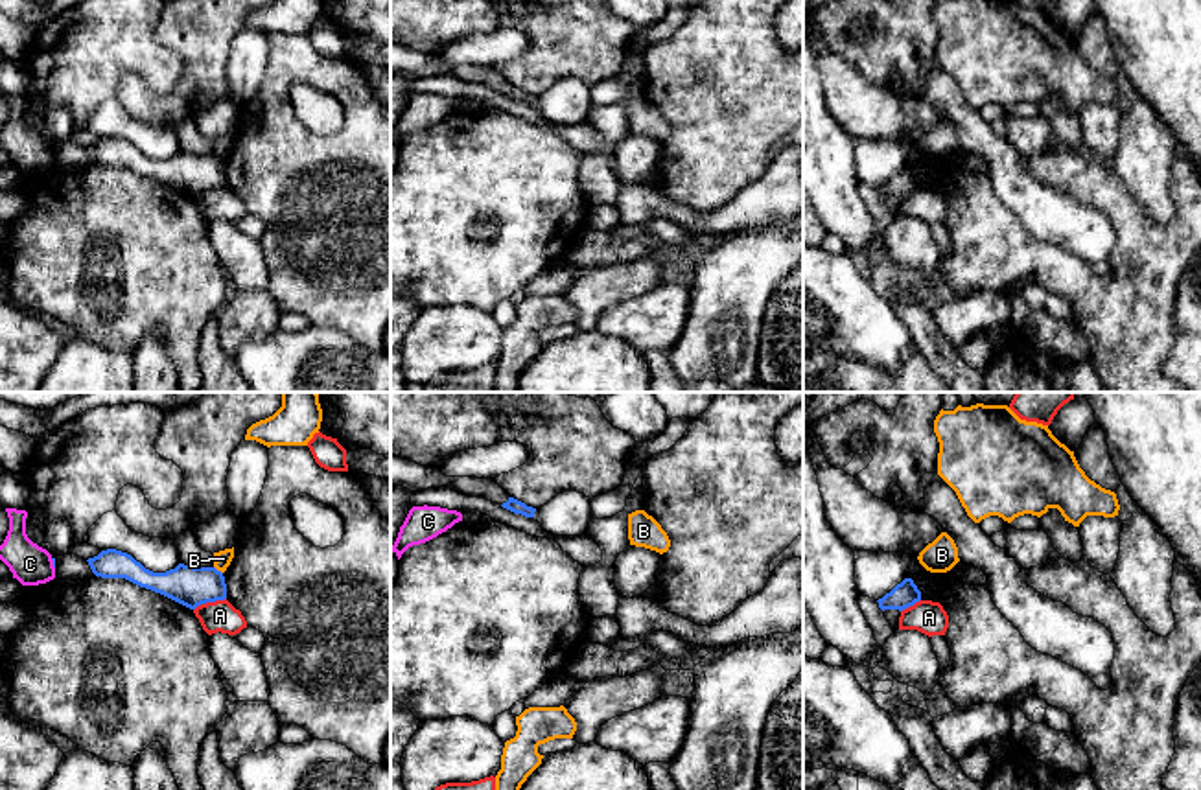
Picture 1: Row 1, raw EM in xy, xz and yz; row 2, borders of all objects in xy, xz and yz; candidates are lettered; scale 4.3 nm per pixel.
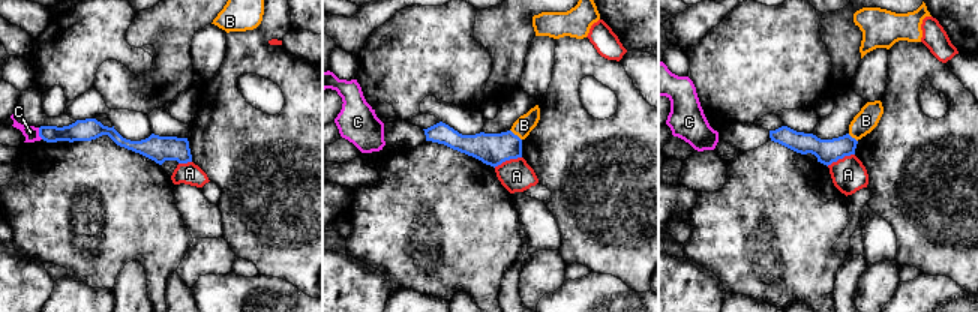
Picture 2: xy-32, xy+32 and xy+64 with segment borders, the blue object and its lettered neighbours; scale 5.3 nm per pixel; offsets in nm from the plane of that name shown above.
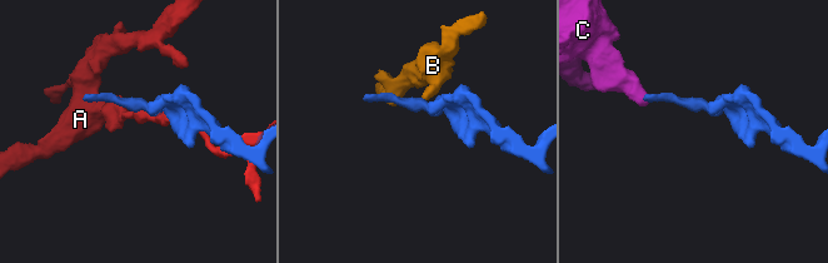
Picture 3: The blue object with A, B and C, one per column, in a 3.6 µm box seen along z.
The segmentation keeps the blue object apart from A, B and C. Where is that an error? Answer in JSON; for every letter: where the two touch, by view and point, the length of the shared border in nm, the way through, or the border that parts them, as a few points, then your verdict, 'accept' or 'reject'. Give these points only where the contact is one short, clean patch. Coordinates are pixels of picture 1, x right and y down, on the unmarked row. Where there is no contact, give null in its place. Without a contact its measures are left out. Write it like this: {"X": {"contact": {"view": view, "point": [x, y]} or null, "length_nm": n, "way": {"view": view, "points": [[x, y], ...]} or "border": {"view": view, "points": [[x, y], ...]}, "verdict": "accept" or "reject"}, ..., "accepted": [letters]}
{"A": {"contact": {"view": "xy", "point": [209, 188]}, "length_nm": 160, "verdict": "reject"}, "B": {"contact": {"view": "xy", "point": [216, 157]}, "length_nm": 50, "border": {"view": "xy", "points": [[214, 153], [221, 161]]}, "verdict": "reject"}, "C": {"contact": {"view": "xy", "point": [54, 151]}, "length_nm": 50, "border": {"view": "xy", "points": [[50, 146], [54, 155]]}, "verdict": "reject"}, "accepted": []}

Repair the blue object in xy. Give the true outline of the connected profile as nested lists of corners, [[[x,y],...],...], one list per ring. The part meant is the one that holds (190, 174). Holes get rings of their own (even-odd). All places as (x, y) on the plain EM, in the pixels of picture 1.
[[[107,136],[87,147],[92,160],[101,166],[125,166],[140,175],[160,180],[190,197],[201,192],[225,188],[227,171],[216,155],[193,155],[179,151],[166,160],[153,160],[131,142]]]

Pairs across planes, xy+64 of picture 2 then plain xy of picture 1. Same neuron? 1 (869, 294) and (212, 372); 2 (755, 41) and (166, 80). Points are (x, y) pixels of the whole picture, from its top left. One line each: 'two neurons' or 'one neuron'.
1: two neurons
2: one neuron

